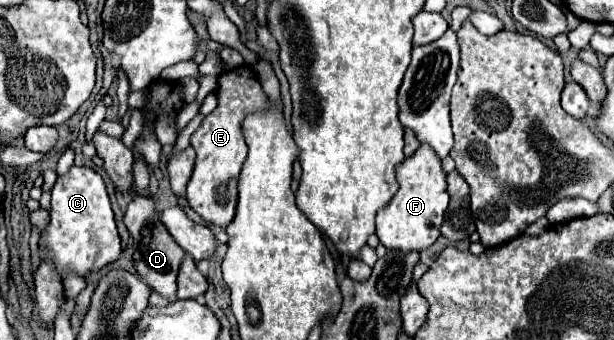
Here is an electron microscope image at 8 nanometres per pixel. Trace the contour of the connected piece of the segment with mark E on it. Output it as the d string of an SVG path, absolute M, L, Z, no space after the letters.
M238 66L222 72L218 78L216 94L218 106L202 120L200 128L190 138L190 144L196 150L196 166L186 188L186 198L190 202L190 208L198 212L206 222L226 228L236 212L238 178L248 150L242 136L242 120L252 112L266 110L268 98L250 66Z

